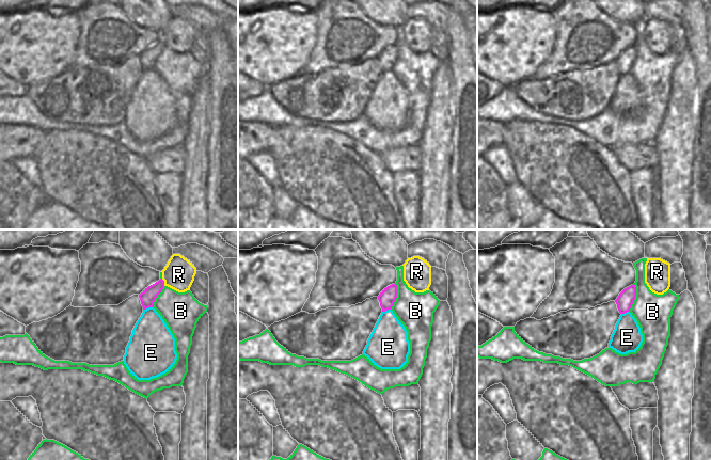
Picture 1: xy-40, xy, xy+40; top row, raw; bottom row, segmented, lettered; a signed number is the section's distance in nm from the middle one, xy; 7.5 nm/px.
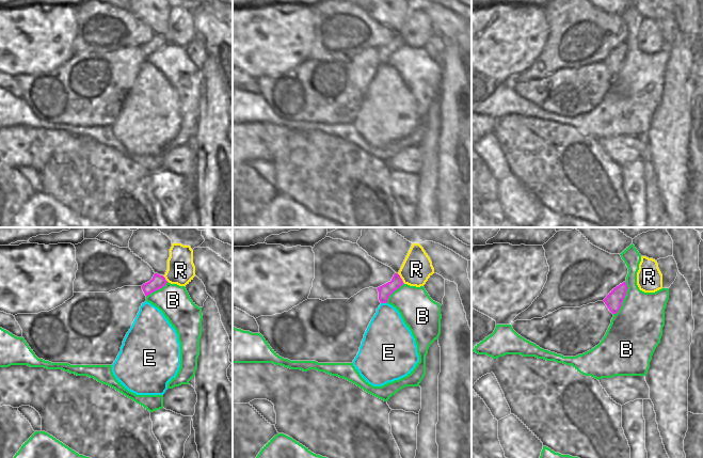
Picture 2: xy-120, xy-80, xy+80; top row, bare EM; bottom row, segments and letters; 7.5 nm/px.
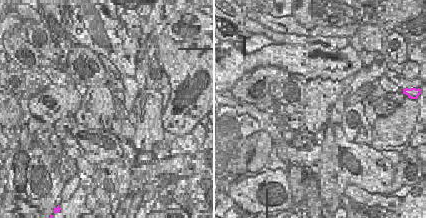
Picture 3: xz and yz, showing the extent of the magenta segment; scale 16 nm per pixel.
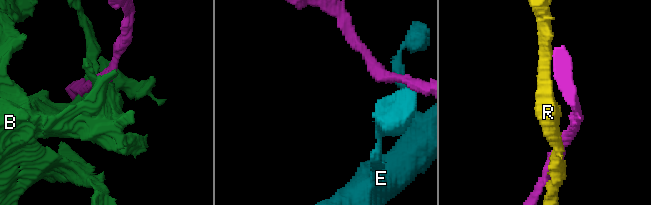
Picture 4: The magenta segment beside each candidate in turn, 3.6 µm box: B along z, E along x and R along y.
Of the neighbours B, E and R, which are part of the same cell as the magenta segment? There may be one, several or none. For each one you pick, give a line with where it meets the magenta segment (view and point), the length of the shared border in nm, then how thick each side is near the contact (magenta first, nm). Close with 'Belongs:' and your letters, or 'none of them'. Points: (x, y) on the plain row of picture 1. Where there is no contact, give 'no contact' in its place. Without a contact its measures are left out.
Belongs: none of them

